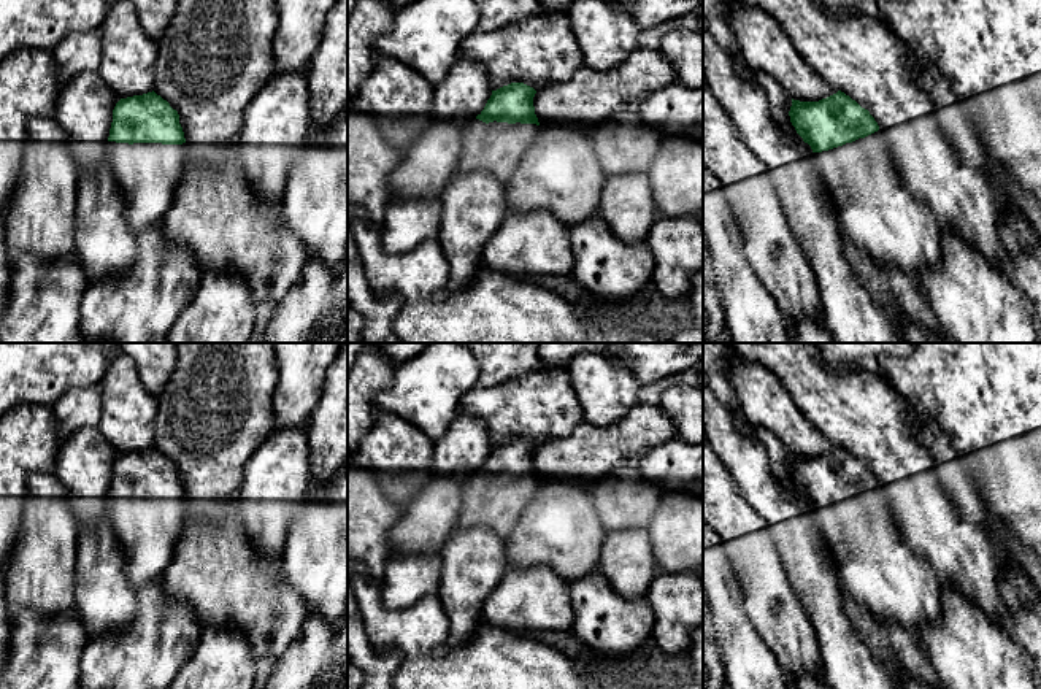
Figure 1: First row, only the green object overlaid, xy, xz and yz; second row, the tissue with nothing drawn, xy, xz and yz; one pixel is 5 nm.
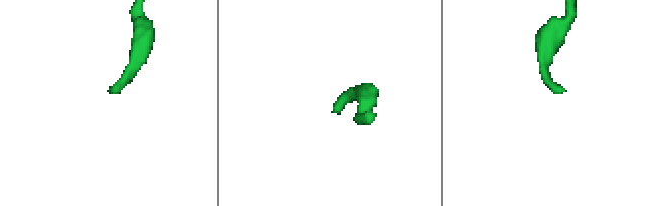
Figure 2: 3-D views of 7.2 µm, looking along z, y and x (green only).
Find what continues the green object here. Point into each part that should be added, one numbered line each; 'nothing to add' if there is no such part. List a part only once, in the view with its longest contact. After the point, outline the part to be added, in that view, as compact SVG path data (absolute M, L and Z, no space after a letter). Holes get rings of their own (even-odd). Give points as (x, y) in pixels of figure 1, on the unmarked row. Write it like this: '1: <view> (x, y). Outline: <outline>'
1: xy (148, 529). Outline: M106 497L106 514L125 554L133 589L159 579L184 527L182 500Z

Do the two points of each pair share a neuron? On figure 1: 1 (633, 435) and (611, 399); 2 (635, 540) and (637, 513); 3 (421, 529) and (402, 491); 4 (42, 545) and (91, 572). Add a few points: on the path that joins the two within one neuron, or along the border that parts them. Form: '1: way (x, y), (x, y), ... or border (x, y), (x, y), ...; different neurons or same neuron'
1: border (637, 404), (624, 416), (606, 424), (586, 423); different neurons
2: border (646, 526), (608, 532); different neurons
3: border (432, 478), (403, 505); different neurons
4: border (78, 527), (73, 600); different neurons

